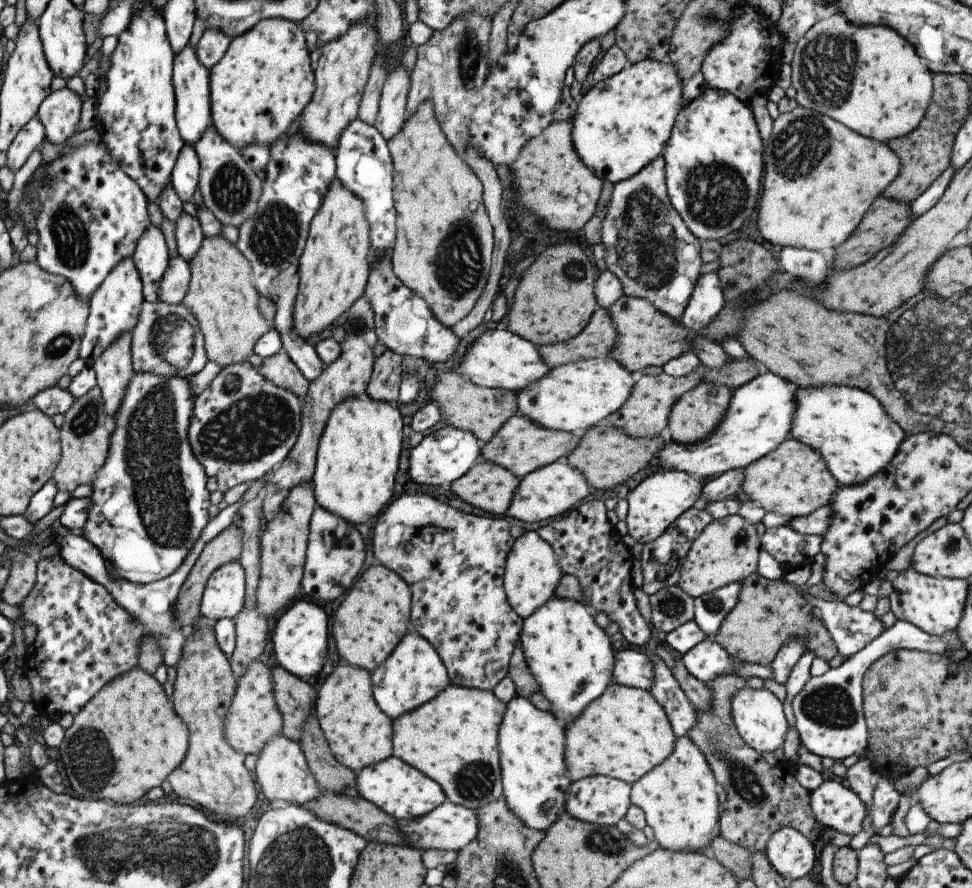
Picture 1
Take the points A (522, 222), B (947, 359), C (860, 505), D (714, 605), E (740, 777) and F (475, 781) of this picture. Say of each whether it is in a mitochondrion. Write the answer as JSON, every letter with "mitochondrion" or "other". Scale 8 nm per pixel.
{"A":"other","B":"mitochondrion","C":"other","D":"mitochondrion","E":"mitochondrion","F":"mitochondrion"}

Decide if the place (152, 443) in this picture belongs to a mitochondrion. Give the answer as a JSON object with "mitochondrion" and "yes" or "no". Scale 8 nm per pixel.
{"mitochondrion":"yes"}

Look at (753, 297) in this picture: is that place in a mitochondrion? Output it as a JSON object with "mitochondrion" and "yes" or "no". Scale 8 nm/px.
{"mitochondrion":"no"}

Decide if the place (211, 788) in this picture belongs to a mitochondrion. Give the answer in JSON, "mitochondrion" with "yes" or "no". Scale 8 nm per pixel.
{"mitochondrion":"no"}

